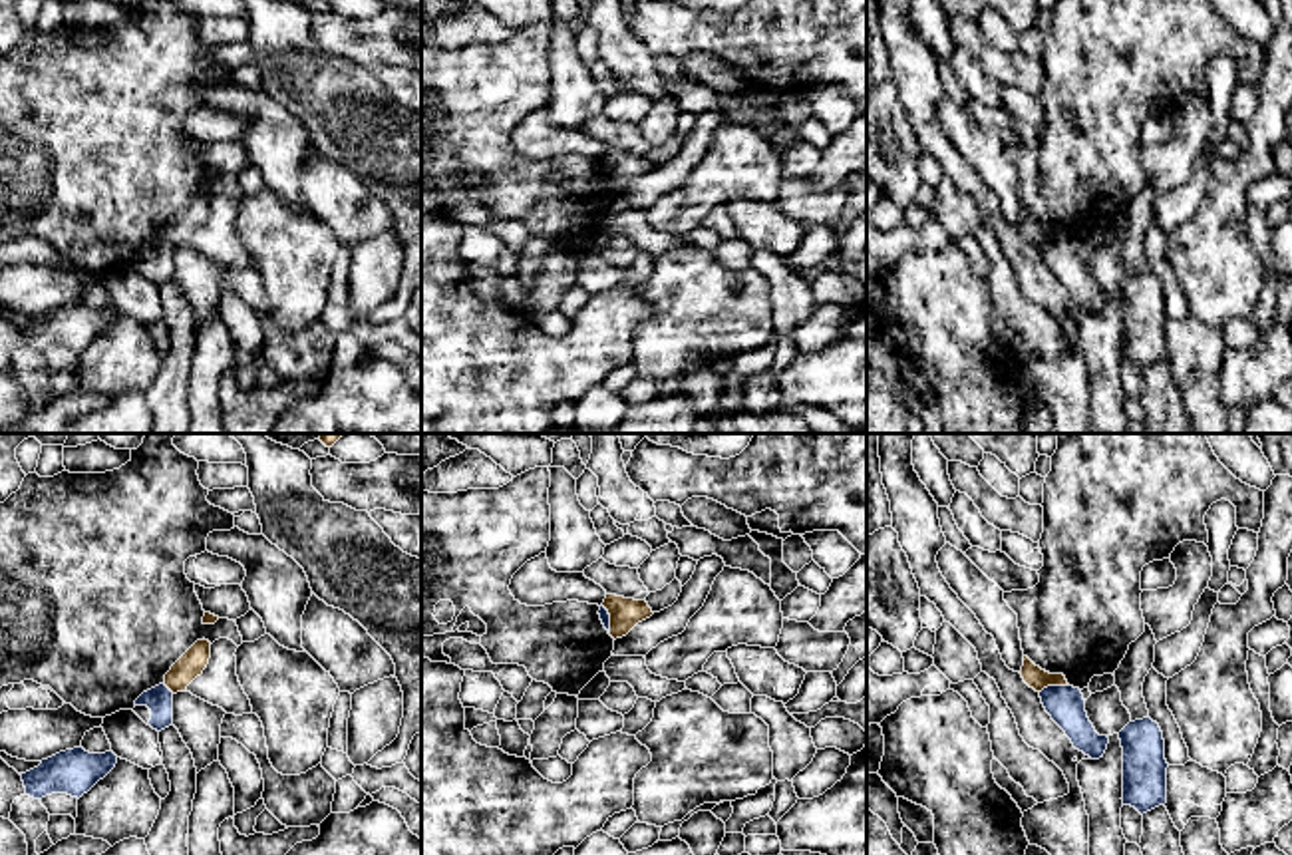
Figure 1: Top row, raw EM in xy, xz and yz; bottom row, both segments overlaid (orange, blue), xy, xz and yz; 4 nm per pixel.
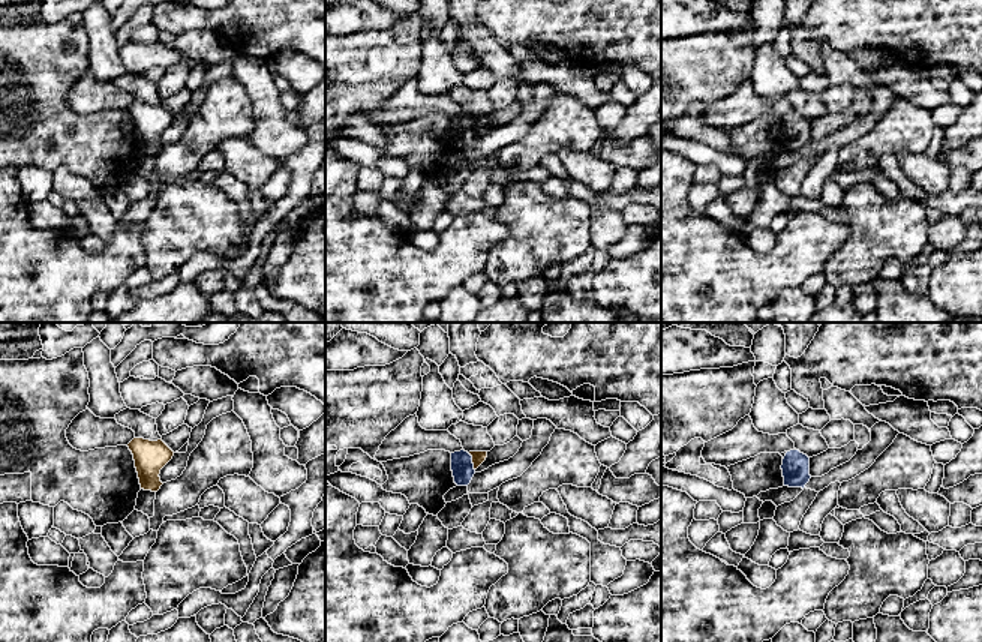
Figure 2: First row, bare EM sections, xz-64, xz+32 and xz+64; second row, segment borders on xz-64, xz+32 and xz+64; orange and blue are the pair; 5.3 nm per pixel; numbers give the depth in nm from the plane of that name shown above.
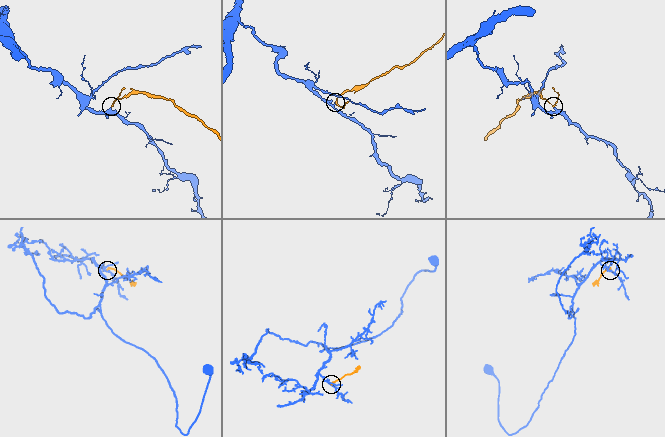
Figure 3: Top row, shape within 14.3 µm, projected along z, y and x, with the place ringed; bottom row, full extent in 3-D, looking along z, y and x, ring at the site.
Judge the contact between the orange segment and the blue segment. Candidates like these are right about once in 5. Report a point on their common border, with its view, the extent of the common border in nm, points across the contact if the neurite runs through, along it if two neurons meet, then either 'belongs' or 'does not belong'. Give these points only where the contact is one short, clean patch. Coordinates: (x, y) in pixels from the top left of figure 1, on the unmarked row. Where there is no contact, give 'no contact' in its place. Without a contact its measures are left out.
contact yz (1054, 239); length 120 nm; border yz (1068, 239), (1048, 239), (1040, 247); does not belong

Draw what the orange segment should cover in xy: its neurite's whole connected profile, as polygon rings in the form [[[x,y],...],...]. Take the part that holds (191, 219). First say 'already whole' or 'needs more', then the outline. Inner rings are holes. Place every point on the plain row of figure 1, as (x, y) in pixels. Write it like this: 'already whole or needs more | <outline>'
already whole | [[[197,195],[165,229],[165,241],[177,249],[185,247],[187,241],[203,229],[211,213],[211,197]]]

